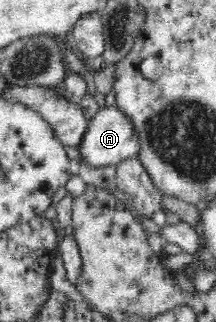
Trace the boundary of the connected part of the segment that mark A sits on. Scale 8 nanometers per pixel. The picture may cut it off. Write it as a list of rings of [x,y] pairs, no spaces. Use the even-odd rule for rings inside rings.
[[[118,106],[105,107],[99,110],[89,122],[89,128],[83,136],[83,144],[79,146],[79,153],[83,155],[83,162],[95,168],[117,165],[127,157],[138,156],[141,150],[139,131],[131,117]]]

